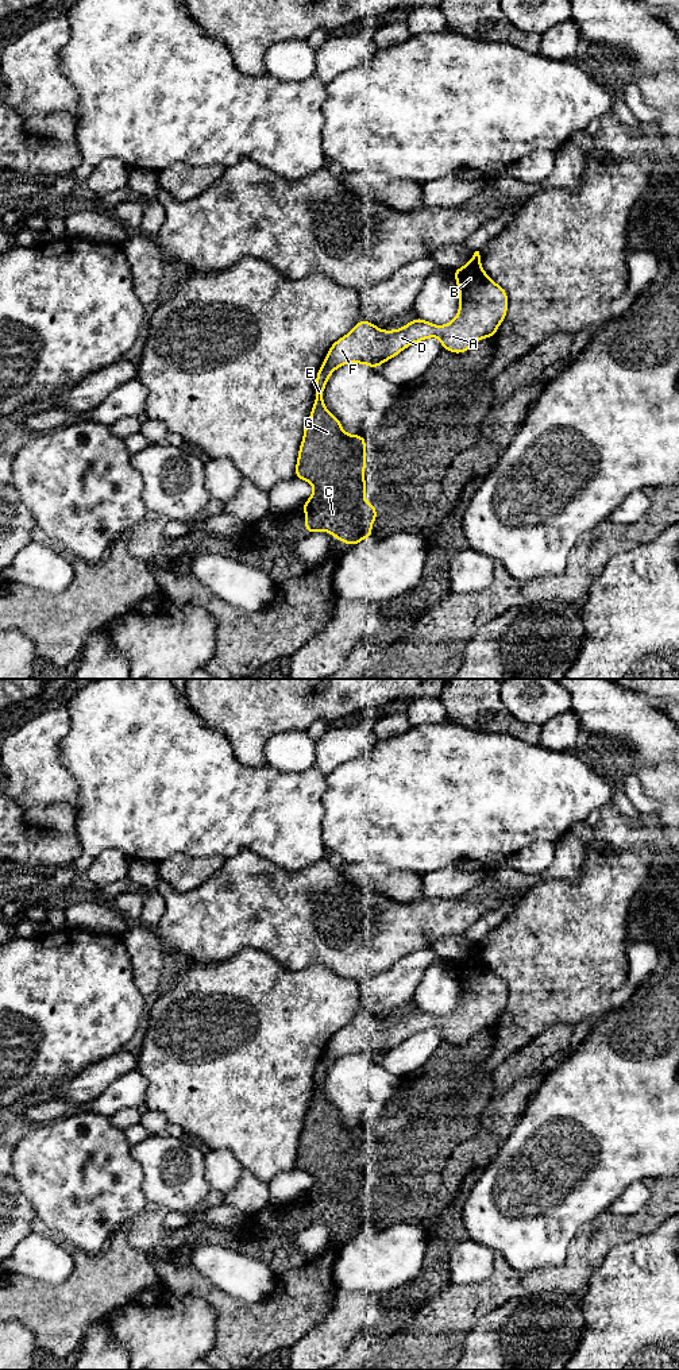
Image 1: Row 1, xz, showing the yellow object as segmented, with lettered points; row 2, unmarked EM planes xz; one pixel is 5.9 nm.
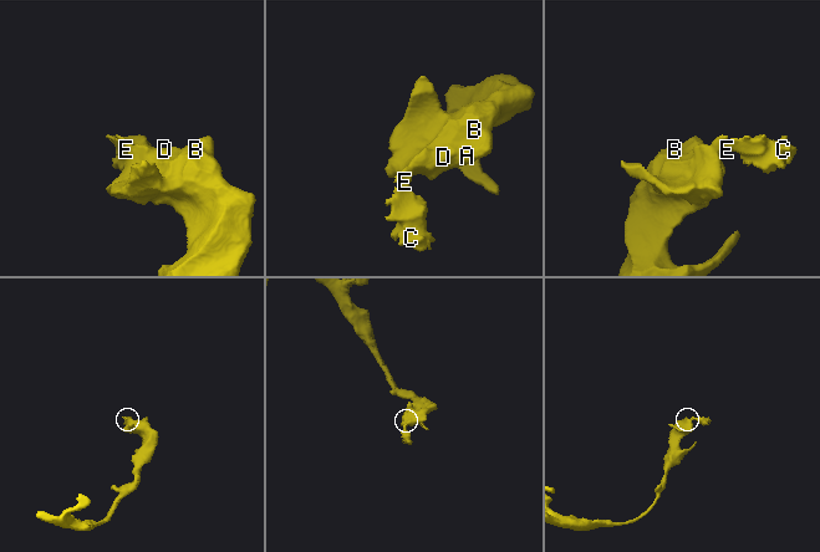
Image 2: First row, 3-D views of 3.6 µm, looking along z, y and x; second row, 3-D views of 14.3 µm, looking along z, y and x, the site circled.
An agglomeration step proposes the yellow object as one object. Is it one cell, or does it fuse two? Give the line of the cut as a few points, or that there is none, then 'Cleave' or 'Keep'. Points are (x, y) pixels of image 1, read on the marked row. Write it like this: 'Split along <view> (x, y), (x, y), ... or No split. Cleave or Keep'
Split along xz (323, 363), (332, 370). Cleave

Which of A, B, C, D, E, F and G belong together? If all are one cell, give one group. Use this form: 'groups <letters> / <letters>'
groups A B D F / C E G

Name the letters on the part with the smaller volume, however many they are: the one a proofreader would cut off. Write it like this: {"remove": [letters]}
{"remove": ["C", "E", "G"]}

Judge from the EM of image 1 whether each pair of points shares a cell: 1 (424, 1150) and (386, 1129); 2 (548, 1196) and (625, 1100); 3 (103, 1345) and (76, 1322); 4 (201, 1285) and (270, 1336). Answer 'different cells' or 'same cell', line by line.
1: different cells
2: same cell
3: different cells
4: same cell

